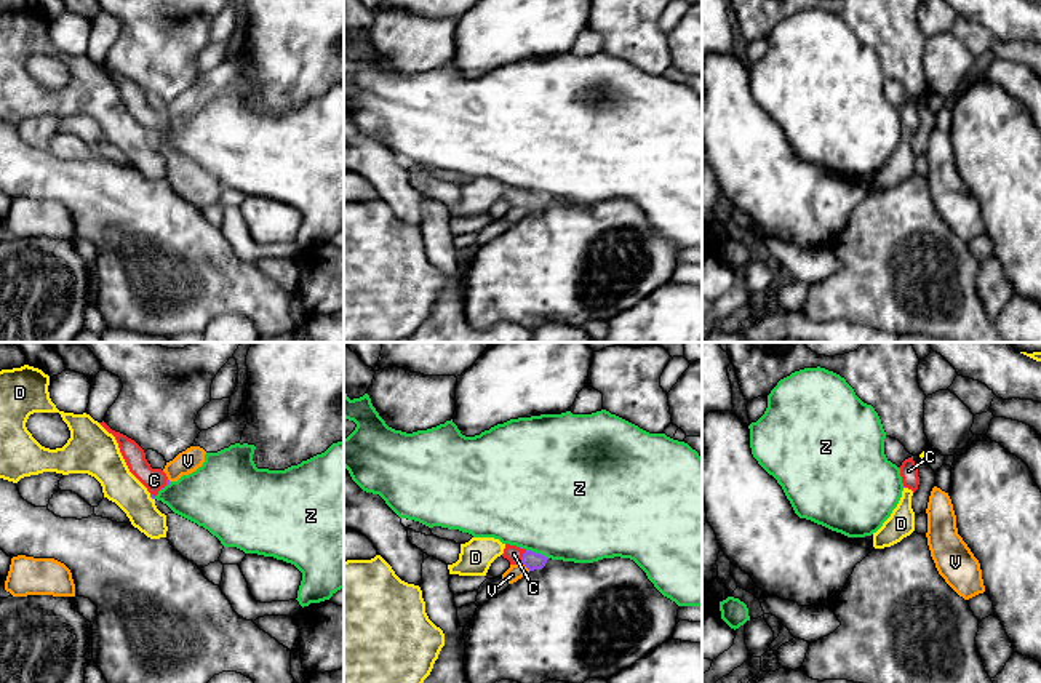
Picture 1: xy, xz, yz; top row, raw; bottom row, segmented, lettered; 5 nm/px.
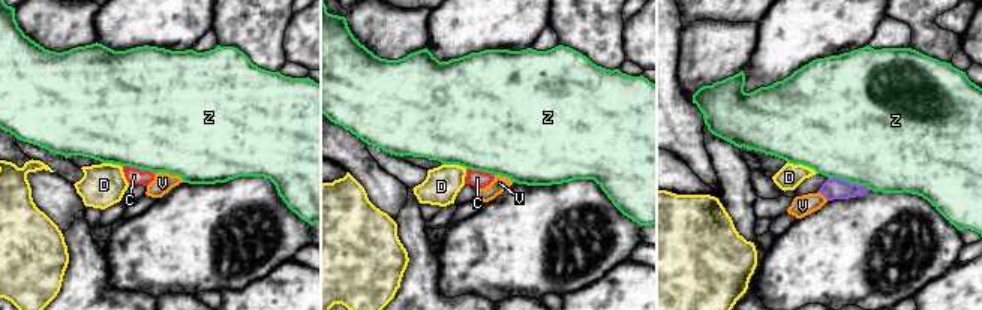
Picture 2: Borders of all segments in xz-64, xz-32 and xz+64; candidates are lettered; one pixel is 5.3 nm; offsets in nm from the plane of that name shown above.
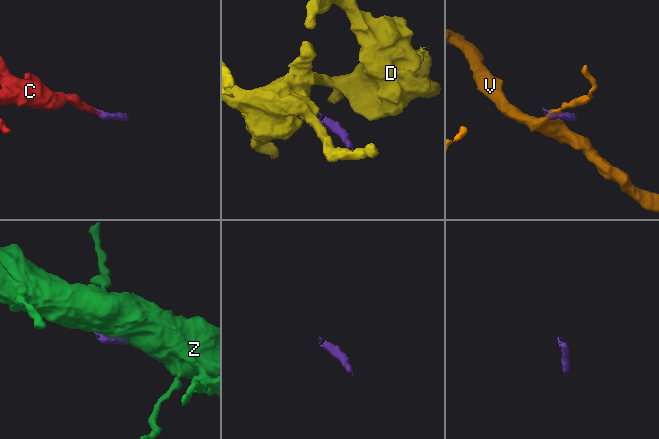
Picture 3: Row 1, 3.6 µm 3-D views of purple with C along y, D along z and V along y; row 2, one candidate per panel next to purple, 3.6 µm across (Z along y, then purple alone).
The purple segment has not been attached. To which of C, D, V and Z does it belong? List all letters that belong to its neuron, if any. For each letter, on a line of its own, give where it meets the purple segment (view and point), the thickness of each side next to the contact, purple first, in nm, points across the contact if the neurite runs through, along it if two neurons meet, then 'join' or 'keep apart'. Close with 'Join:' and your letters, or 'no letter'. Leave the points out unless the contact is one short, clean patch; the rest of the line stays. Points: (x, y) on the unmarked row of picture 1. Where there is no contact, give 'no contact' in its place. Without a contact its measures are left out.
C: meets purple in xz at (522, 199); 90 nm thick on the purple side, 90 nm on the other; runs through xz (531, 202), (522, 199), (514, 195); join
D: meets purple in xy at (152, 139); 20 nm thick on the purple side, 180 nm on the other; border along xy (149, 136), (154, 141); keep apart
V: meets purple in xz at (526, 208); 90 nm thick on the purple side, 80 nm on the other; border along xz (522, 205), (530, 211); keep apart
Z: meets purple in xz at (534, 194); 90 nm thick on the purple side, 500 nm on the other; keep apart
Join: C

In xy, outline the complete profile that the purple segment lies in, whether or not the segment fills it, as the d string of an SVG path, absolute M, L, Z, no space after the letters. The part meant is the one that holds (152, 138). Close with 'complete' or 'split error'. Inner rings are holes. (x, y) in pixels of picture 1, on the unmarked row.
M104 62L99 66L115 78L130 114L147 130L150 139L155 141L158 133L170 126L166 115L162 110L150 109L144 91L134 82L112 72Z; split error

